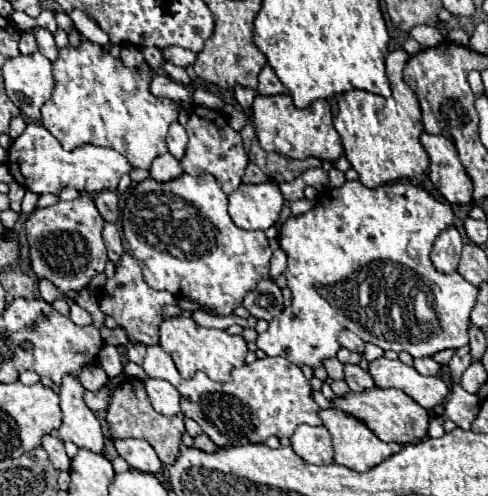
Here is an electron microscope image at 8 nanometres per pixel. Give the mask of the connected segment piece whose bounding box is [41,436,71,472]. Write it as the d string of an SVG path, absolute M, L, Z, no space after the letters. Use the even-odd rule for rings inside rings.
M45 436L41 446L47 450L49 460L53 462L53 466L55 466L57 470L61 470L61 472L69 472L69 470L71 470L71 458L67 456L61 440L57 440L57 438L53 438L53 436Z

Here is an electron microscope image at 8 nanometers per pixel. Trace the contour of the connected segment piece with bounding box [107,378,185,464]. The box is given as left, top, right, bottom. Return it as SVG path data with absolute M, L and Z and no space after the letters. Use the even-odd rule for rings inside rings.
M139 378L128 379L116 389L109 410L107 410L109 432L113 438L143 438L153 446L153 450L157 452L157 456L163 464L173 464L177 454L179 454L181 434L185 432L183 418L157 414L151 408L151 400L147 400L147 392L145 392L143 384L145 382ZM139 404L141 404L141 408L139 408Z

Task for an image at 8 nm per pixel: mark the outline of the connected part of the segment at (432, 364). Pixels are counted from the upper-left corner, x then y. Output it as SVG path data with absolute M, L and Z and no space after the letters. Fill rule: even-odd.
M415 358L415 370L421 372L423 376L437 376L441 372L441 366L433 358Z

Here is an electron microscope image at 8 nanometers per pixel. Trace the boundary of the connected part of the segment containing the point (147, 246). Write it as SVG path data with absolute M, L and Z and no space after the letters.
M181 174L169 182L157 182L147 178L131 188L127 204L123 208L123 234L127 248L137 258L145 282L153 290L169 290L179 298L189 298L205 308L215 310L221 316L233 314L233 308L243 302L243 296L257 286L259 280L269 276L271 248L261 230L241 230L229 218L227 196L219 188L219 182L211 174L189 176Z

